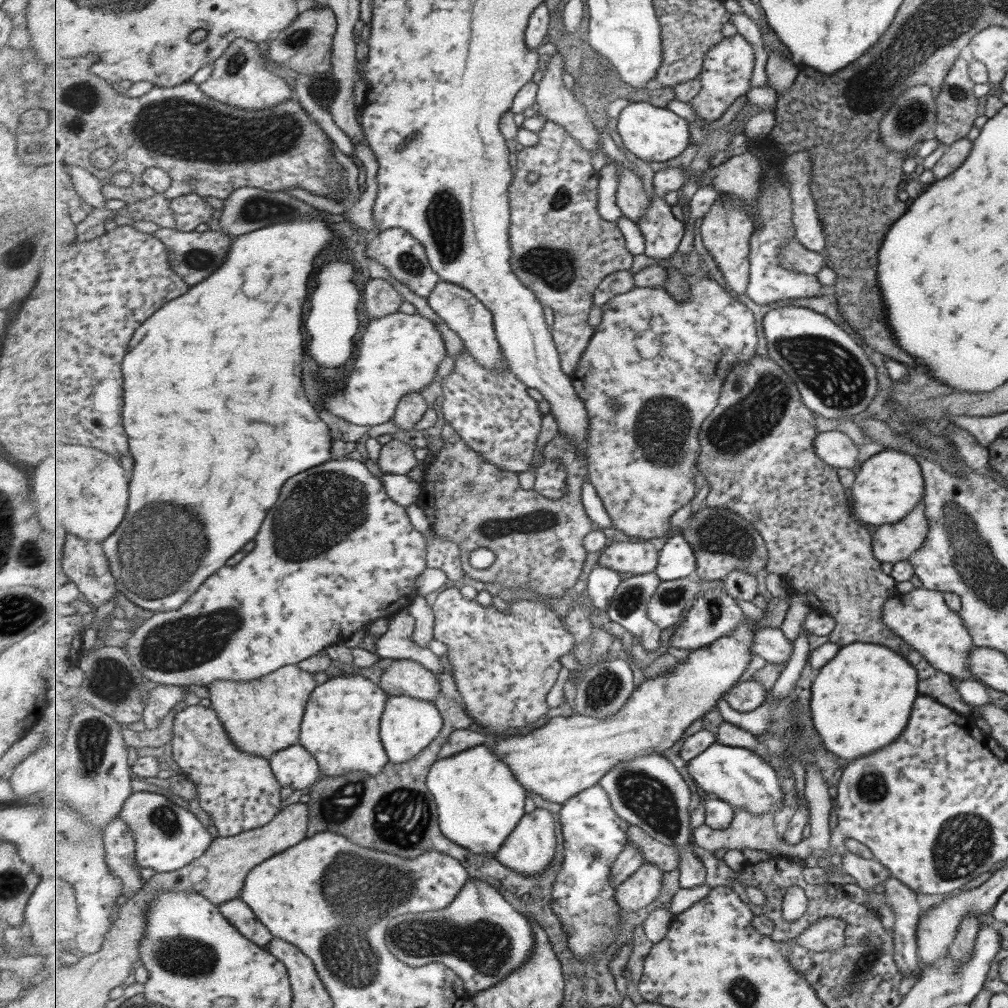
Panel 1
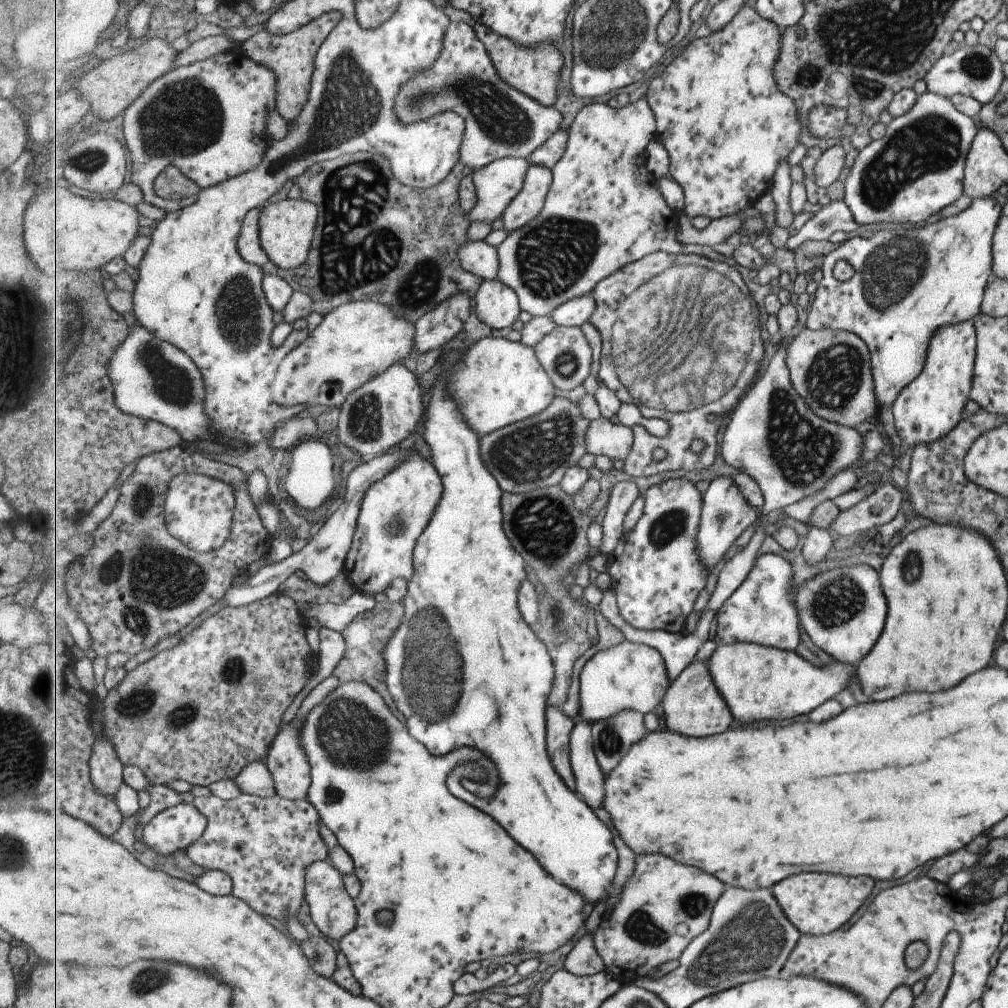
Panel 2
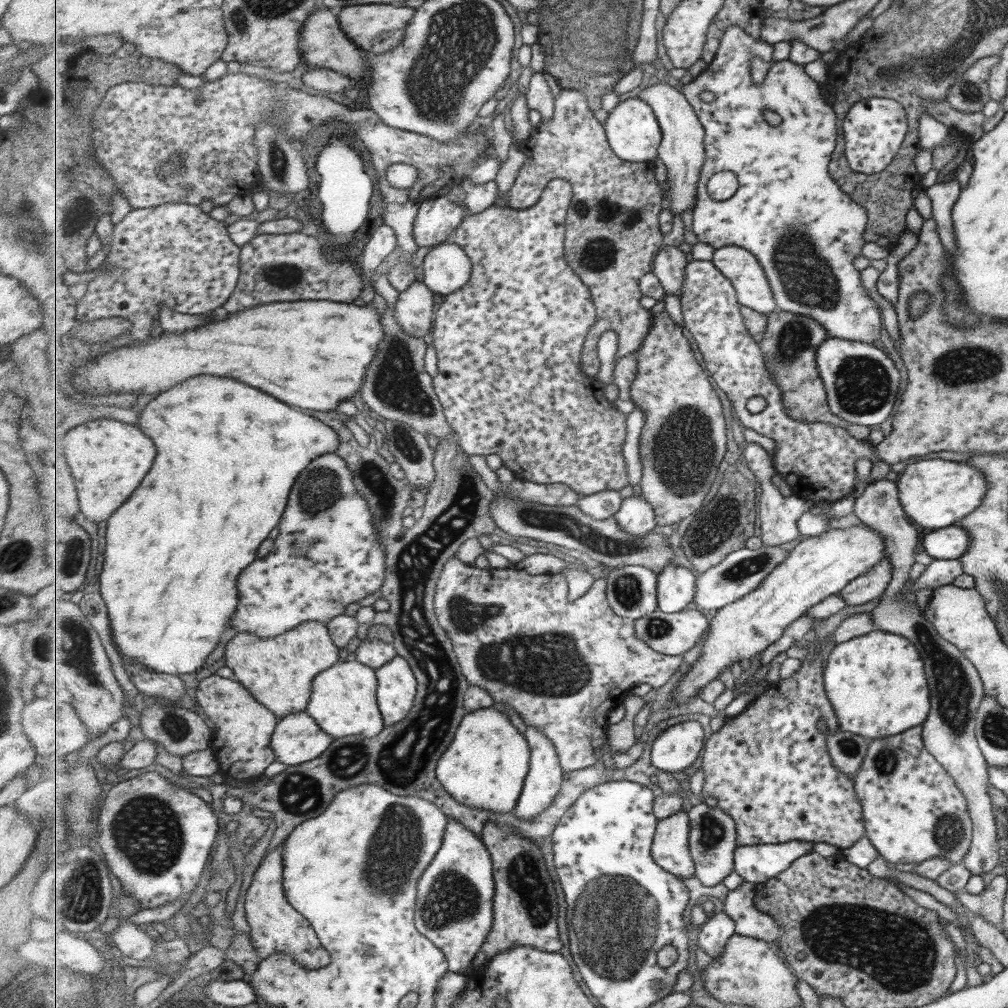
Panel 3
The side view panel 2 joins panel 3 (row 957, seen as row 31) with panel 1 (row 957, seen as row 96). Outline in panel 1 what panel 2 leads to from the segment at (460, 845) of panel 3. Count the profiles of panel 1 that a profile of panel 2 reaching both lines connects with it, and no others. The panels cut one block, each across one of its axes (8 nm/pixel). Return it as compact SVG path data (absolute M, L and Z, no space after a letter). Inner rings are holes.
M470 878L464 889L447 908L396 916L389 925L386 943L396 956L400 957L404 965L417 968L431 963L446 964L465 981L468 995L473 996L493 988L523 966L530 959L535 948L536 936L529 918L513 908L500 889L478 878Z

